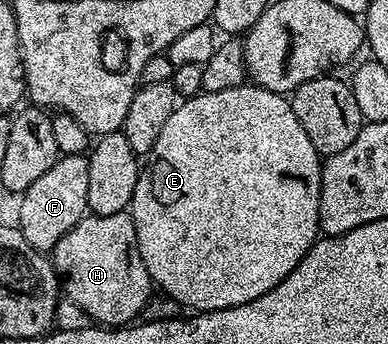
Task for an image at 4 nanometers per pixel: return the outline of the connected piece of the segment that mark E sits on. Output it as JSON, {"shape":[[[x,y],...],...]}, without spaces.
{"shape":[[[232,90],[202,92],[176,105],[165,127],[161,127],[161,135],[157,135],[150,153],[146,154],[145,164],[139,170],[137,187],[133,191],[133,199],[129,206],[139,254],[145,263],[145,271],[149,271],[152,286],[158,292],[160,289],[161,292],[168,293],[177,304],[191,309],[187,311],[212,313],[253,303],[253,299],[273,291],[277,283],[285,280],[289,271],[293,271],[293,267],[301,263],[301,259],[310,251],[321,233],[319,227],[319,192],[323,174],[321,158],[313,143],[309,143],[309,135],[305,135],[301,123],[297,123],[297,115],[293,115],[290,100],[282,93],[269,90],[254,91],[255,93],[241,92]]]}

